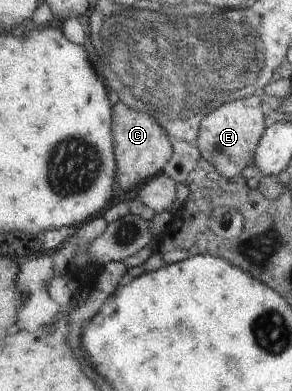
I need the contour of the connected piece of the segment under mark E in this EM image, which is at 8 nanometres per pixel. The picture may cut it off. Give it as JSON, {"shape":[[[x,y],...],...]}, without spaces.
{"shape":[[[255,93],[223,103],[199,121],[198,135],[194,141],[200,158],[208,162],[224,179],[239,175],[245,166],[252,163],[255,147],[265,128],[261,103]]]}

